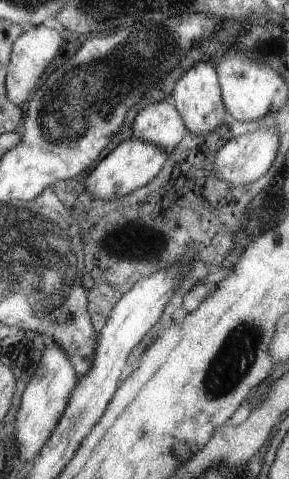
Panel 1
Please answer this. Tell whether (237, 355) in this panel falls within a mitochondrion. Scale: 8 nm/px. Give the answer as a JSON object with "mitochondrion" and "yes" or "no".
{"mitochondrion":"yes"}

